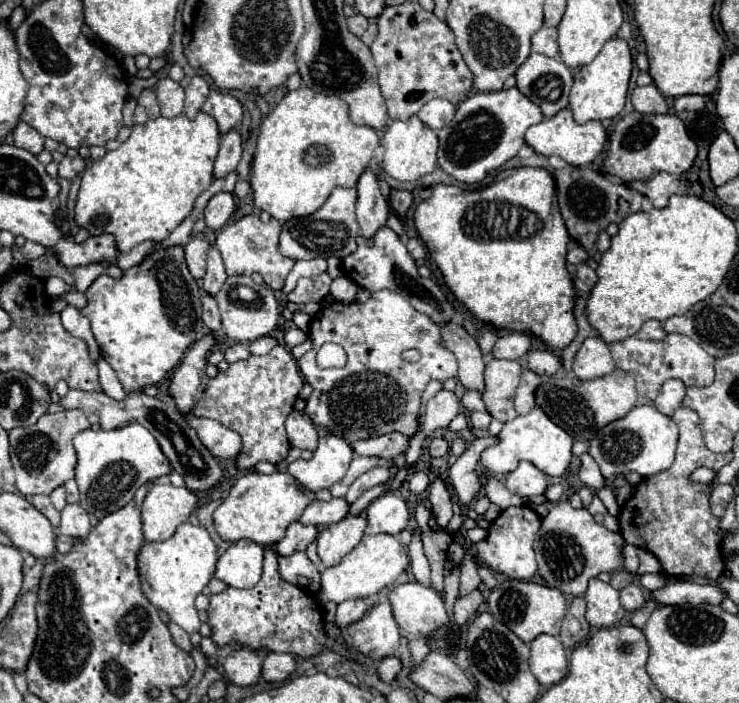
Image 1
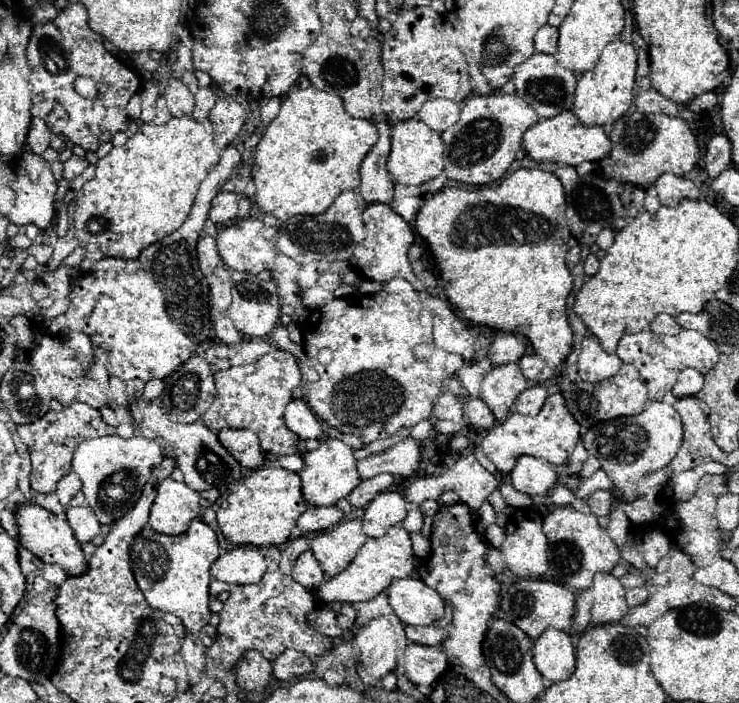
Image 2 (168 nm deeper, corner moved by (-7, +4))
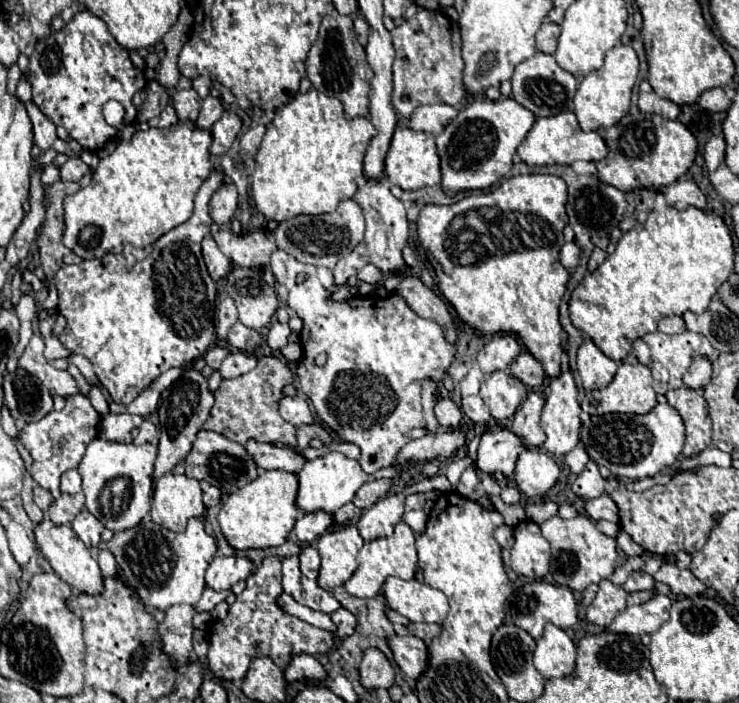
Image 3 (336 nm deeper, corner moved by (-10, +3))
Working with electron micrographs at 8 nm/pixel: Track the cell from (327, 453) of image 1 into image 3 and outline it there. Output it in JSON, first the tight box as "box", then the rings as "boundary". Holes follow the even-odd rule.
{"box":[297,451,405,513],"boundary":[[[329,451],[323,457],[317,457],[313,461],[307,461],[299,473],[299,493],[297,493],[297,507],[301,507],[303,511],[311,513],[317,509],[323,509],[327,513],[335,513],[339,507],[343,507],[345,503],[353,501],[357,489],[373,479],[390,478],[400,475],[405,469],[397,465],[391,465],[387,468],[380,469],[370,475],[361,469],[361,465],[355,459],[345,457],[339,451]]]}

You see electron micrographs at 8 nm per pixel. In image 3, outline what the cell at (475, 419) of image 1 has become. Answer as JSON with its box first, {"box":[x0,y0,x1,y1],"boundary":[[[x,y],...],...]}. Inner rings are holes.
{"box":[461,397,491,425],"boundary":[[[463,397],[461,399],[461,409],[477,425],[487,425],[489,419],[491,419],[491,411],[483,403],[481,397]]]}

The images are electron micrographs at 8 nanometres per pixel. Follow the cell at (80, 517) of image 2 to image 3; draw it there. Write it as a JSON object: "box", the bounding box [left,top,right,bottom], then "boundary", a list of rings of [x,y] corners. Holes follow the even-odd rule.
{"box":[73,509,103,549],"boundary":[[[83,509],[75,519],[73,519],[73,531],[79,535],[79,539],[91,549],[99,543],[103,525],[99,519],[95,519],[87,509]]]}

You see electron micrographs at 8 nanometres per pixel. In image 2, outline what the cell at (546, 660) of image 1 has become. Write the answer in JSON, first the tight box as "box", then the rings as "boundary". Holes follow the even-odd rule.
{"box":[534,628,574,682],"boundary":[[[546,628],[534,644],[534,664],[550,682],[566,680],[574,672],[574,648],[570,636],[556,628]]]}

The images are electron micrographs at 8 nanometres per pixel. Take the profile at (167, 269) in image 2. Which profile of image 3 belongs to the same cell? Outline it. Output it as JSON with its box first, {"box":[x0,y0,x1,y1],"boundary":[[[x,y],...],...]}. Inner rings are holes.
{"box":[55,171,223,405],"boundary":[[[213,171],[195,195],[195,211],[189,221],[171,229],[153,243],[151,255],[137,261],[131,269],[121,269],[113,253],[101,259],[81,261],[79,265],[63,265],[55,273],[55,287],[59,291],[59,313],[67,319],[67,327],[59,335],[61,343],[71,351],[85,355],[93,363],[99,383],[111,393],[115,403],[129,405],[153,379],[171,367],[187,367],[197,357],[205,355],[215,339],[213,305],[215,281],[209,277],[201,255],[201,241],[209,233],[213,219],[209,217],[211,195],[223,185],[223,171]]]}

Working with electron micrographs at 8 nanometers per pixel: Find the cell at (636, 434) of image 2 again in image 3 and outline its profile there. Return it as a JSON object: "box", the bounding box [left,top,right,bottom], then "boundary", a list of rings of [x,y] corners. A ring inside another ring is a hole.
{"box":[581,403,685,481],"boundary":[[[659,403],[647,415],[615,413],[591,417],[589,423],[581,427],[581,441],[585,443],[585,449],[595,463],[607,467],[621,479],[635,481],[659,475],[675,465],[685,443],[685,427],[681,415],[669,403]]]}

